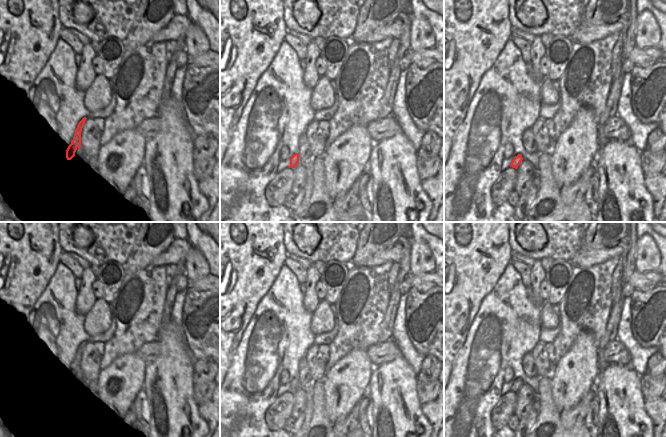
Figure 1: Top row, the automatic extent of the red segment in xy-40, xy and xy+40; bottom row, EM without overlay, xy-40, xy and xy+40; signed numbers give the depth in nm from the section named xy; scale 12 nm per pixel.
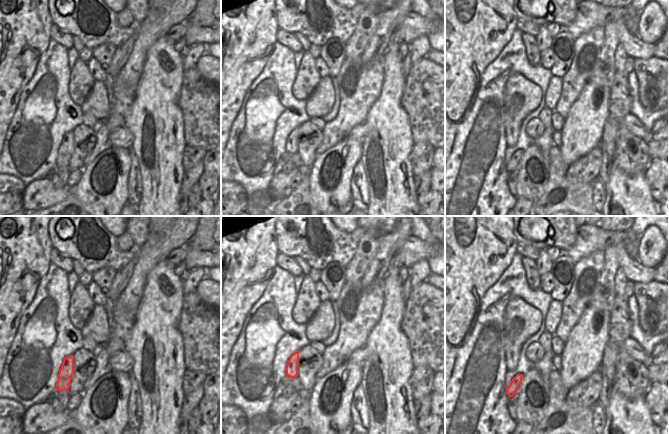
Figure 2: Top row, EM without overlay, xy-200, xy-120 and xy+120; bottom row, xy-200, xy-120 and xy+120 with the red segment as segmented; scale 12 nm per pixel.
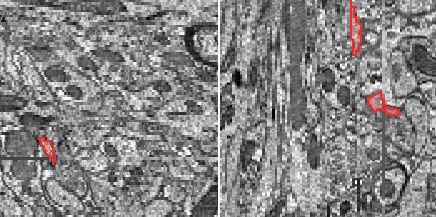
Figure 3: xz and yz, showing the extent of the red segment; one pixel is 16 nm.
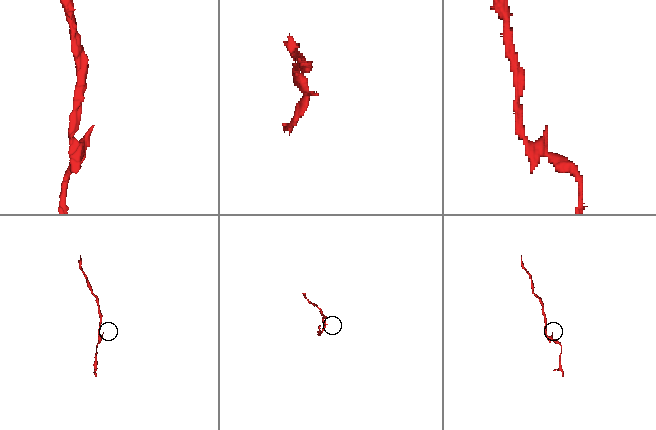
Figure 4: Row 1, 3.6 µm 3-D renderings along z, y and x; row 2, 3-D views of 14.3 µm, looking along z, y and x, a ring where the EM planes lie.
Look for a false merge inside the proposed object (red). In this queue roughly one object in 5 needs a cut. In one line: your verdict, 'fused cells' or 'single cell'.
single cell

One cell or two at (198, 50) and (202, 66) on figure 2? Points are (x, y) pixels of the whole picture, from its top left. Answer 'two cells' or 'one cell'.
two cells

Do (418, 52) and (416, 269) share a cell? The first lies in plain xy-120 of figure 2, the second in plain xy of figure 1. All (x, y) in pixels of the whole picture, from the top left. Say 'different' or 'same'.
same

